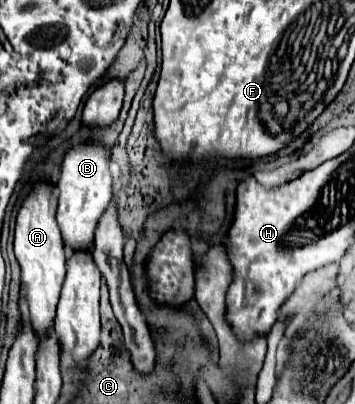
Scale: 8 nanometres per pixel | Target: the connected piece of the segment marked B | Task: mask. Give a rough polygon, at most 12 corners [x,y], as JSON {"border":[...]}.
{"border":[[67,151],[57,223],[67,253],[89,251],[111,203],[109,153]]}

